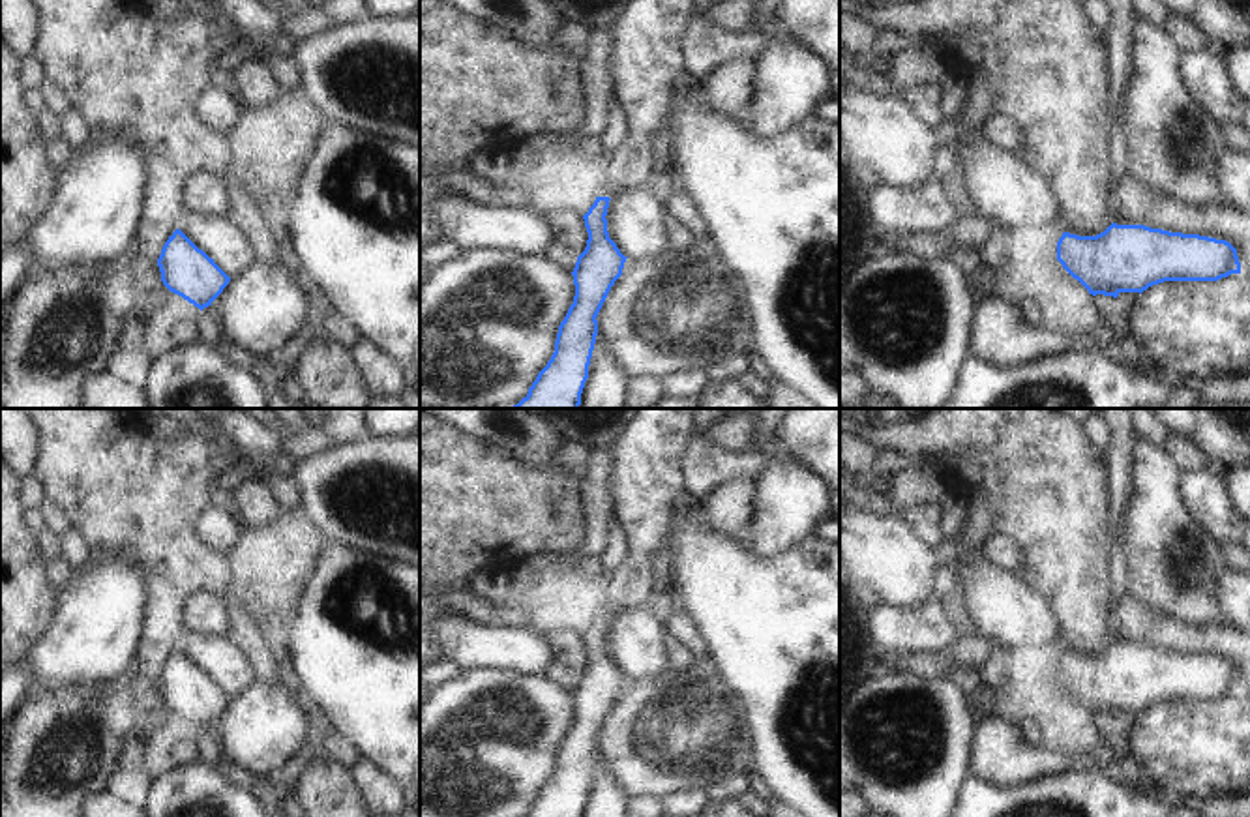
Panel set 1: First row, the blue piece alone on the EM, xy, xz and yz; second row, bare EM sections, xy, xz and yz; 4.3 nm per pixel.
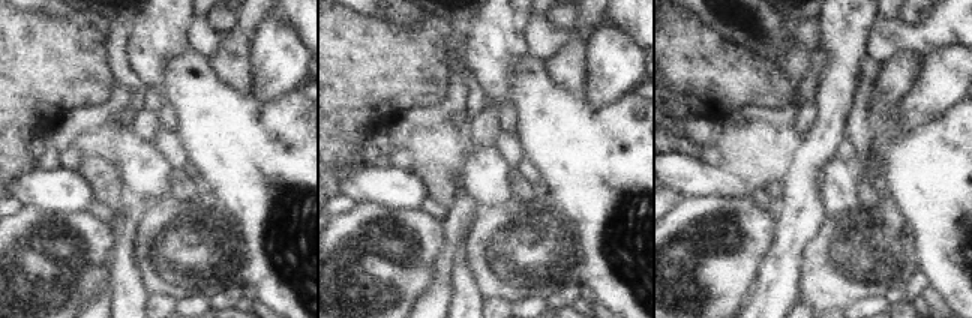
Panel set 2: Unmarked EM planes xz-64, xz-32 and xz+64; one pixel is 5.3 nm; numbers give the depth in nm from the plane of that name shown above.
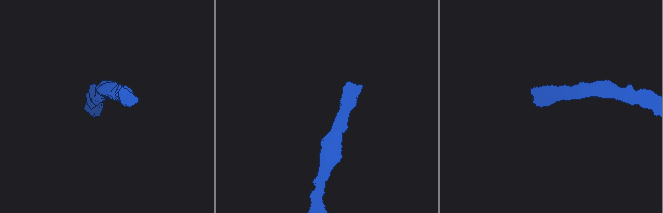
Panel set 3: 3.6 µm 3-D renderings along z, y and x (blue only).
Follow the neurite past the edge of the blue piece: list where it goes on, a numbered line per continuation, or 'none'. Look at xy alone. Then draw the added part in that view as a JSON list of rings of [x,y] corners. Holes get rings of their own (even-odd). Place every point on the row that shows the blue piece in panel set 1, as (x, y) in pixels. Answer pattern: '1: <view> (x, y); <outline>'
none

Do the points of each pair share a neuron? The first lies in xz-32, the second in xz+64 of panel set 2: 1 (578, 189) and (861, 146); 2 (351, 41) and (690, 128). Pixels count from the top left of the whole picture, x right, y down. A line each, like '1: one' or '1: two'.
1: two
2: two

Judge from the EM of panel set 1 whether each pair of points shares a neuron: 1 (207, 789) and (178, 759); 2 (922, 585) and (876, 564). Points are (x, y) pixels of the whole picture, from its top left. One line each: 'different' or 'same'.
1: different
2: same

